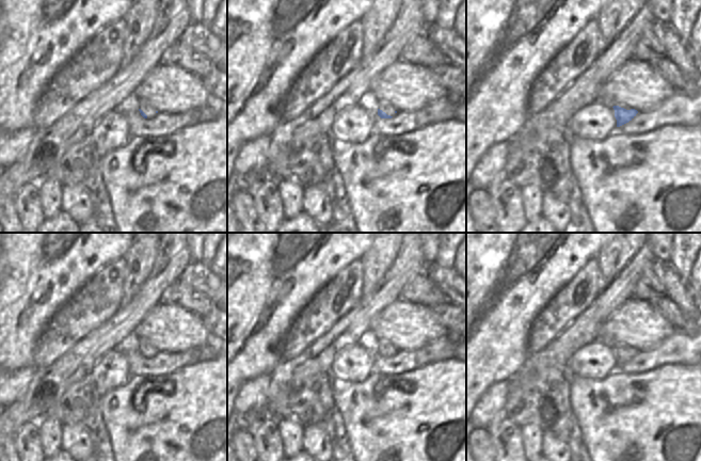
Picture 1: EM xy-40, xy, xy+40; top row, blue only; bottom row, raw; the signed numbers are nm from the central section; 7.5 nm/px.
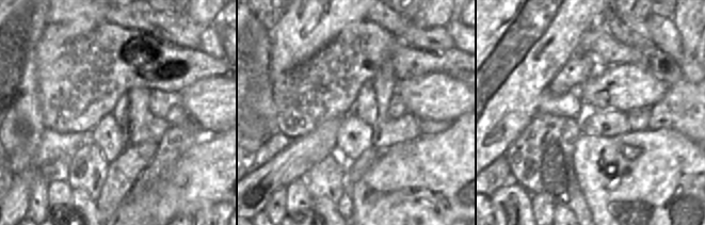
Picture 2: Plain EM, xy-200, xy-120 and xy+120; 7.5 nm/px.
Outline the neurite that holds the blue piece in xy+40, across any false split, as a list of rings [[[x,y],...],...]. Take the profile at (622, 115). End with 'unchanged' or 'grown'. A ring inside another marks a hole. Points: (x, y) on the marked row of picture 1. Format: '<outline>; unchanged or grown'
[[[594,101],[578,110],[570,122],[570,128],[574,138],[586,140],[603,140],[607,138],[616,127],[620,127],[632,121],[637,110],[626,110],[619,106],[609,106],[601,101]]]; grown

